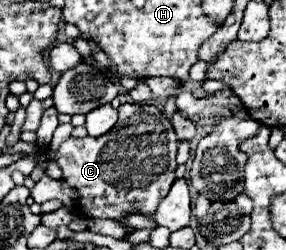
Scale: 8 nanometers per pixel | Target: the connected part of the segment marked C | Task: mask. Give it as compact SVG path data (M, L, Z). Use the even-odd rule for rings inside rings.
M124 103L118 107L116 125L102 137L84 137L84 139L66 139L56 153L48 153L50 159L56 159L64 181L78 191L78 205L82 215L86 217L102 217L102 219L122 219L128 213L144 213L152 215L156 203L166 197L170 185L174 183L176 169L176 133L168 117L162 111L148 113L146 107Z

